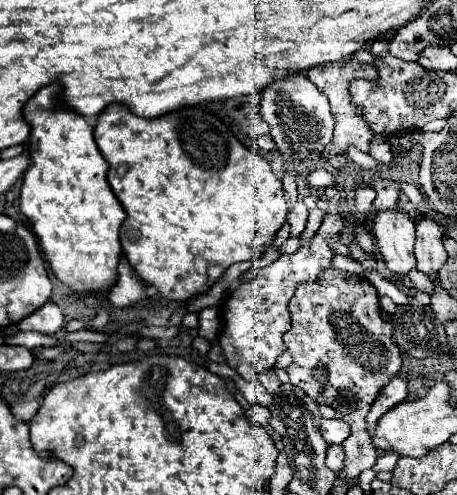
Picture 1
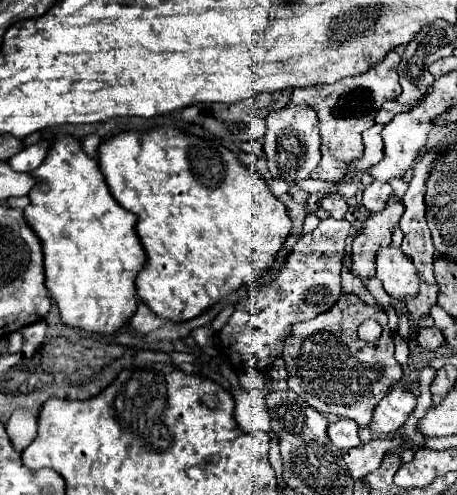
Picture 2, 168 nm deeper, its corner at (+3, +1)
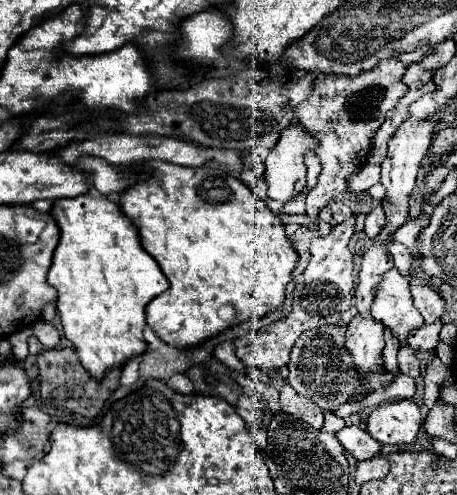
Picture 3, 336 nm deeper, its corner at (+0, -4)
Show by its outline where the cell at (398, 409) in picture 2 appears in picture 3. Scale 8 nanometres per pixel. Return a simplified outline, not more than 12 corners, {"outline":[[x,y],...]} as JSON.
{"outline":[[412,398],[380,404],[368,432],[380,444],[410,444],[422,414]]}

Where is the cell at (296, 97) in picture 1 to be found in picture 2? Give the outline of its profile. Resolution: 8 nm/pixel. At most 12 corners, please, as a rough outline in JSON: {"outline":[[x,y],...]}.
{"outline":[[309,105],[267,115],[265,155],[273,177],[309,179],[321,153]]}

